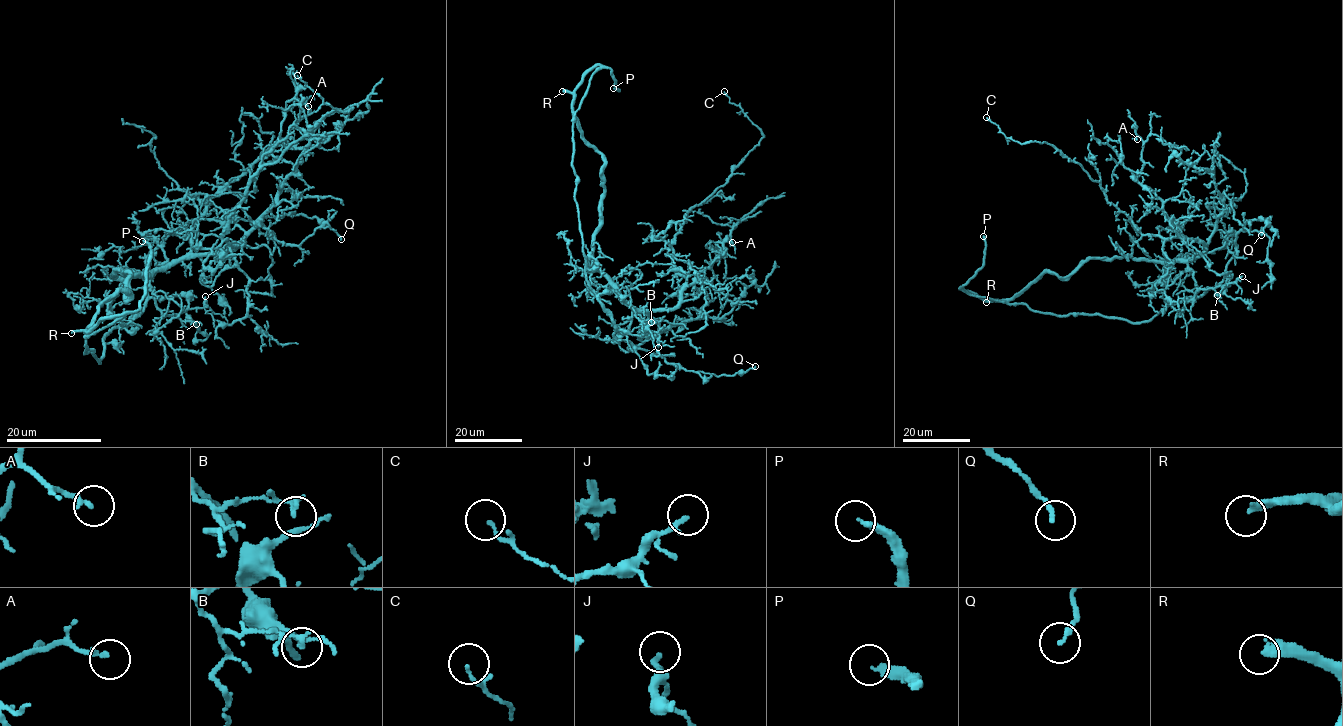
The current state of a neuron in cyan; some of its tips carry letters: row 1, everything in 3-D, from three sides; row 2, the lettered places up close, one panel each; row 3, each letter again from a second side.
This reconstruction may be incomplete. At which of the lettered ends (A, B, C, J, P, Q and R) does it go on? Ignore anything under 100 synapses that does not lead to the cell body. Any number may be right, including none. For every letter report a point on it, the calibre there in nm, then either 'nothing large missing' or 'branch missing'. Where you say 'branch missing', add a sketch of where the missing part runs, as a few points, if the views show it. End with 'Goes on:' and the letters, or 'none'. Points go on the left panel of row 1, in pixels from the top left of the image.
A: (308, 106) | 180 nm | nothing large missing
B: (196, 324) | 150 nm | nothing large missing
C: (297, 75) | 120 nm | nothing large missing
J: (205, 296) | 170 nm | nothing large missing
P: (142, 241) | 240 nm | branch missing
Q: (341, 239) | 170 nm | nothing large missing
R: (71, 333) | 320 nm | branch missing
Goes on: P, R

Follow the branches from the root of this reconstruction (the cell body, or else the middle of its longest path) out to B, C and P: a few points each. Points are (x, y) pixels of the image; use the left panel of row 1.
B: (166, 264), (149, 279), (156, 308), (164, 315), (175, 314), (183, 321), (196, 324)
C: (166, 264), (243, 243), (231, 244), (223, 230), (251, 178), (327, 113), (352, 108), (323, 103), (297, 75)
P: (166, 264), (117, 270), (129, 299), (110, 294), (87, 332), (139, 308), (142, 241)

